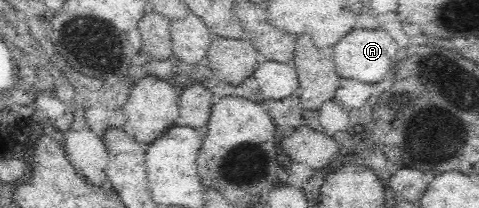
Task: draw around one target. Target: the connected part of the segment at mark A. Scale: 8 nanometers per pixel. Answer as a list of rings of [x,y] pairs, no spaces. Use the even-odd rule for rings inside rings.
[[[353,30],[346,34],[337,46],[334,46],[337,72],[341,78],[355,78],[365,84],[377,84],[385,79],[385,74],[390,74],[391,64],[394,63],[397,54],[397,43],[391,38],[387,31],[375,30]]]

